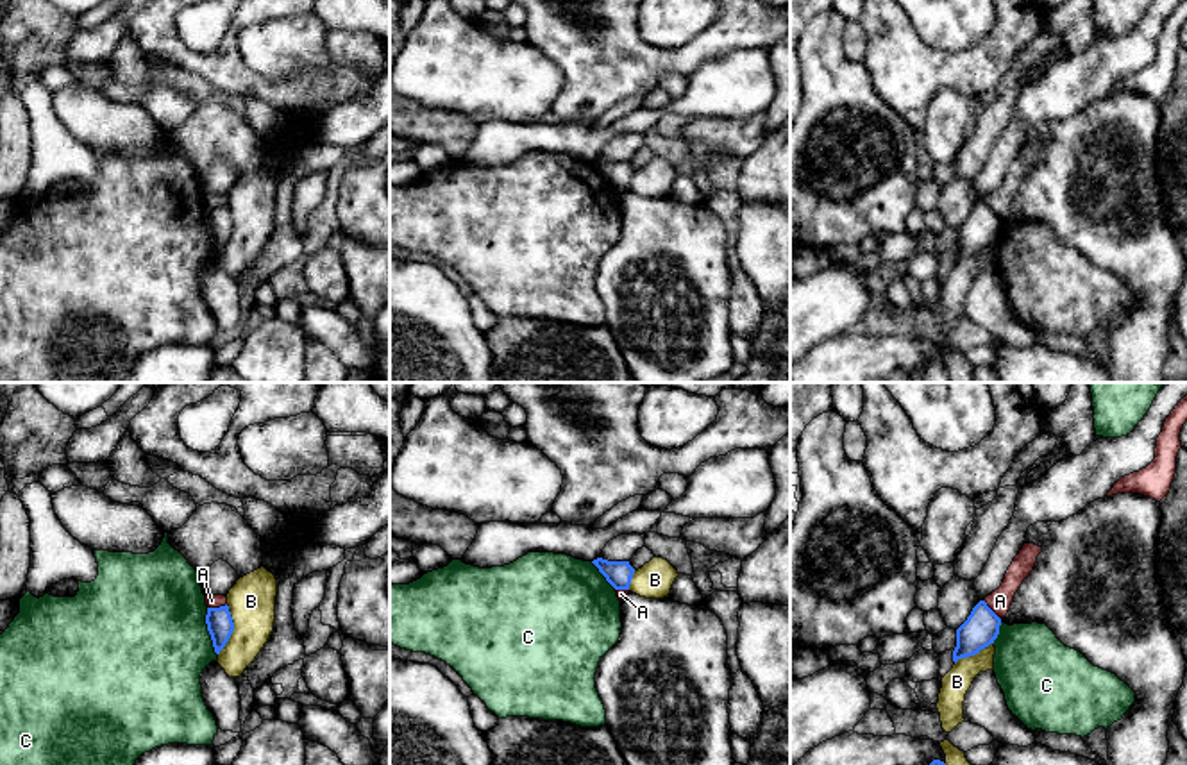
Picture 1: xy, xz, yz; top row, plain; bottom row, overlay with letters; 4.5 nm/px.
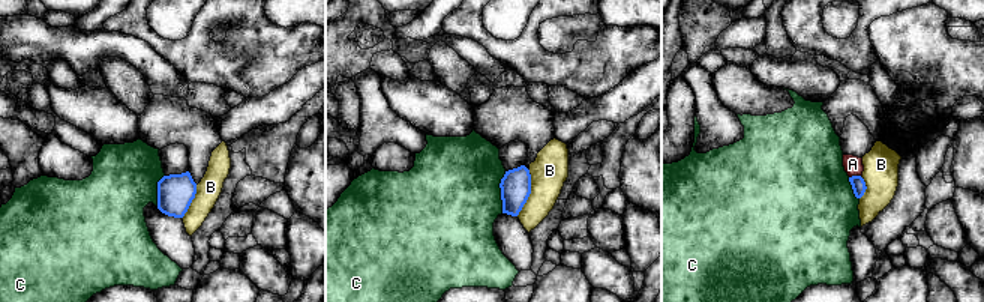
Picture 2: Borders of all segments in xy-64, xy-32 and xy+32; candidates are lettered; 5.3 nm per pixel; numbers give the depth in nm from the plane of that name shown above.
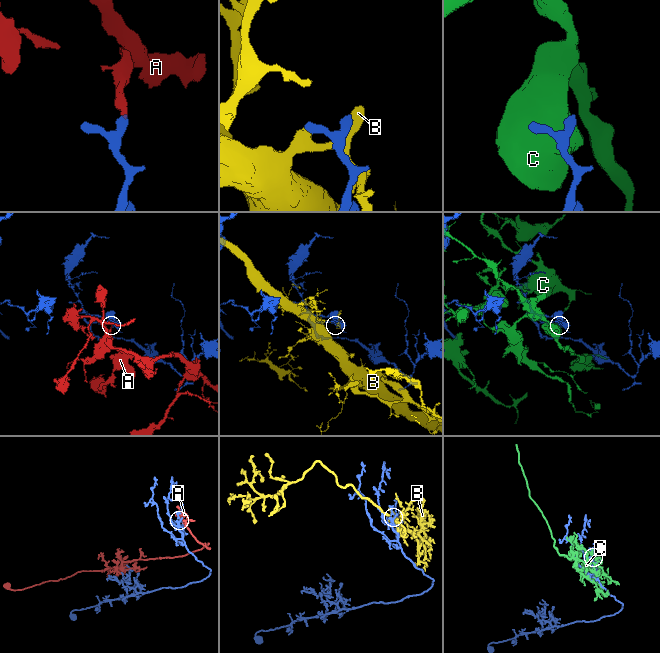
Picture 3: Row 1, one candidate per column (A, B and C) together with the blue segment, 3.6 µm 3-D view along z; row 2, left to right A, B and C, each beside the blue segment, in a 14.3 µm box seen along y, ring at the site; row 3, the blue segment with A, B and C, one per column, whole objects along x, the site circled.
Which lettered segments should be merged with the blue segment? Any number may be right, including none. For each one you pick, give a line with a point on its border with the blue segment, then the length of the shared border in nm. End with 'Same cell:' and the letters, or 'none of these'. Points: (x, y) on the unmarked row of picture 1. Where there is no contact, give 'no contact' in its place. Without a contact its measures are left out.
Same cell: none of these

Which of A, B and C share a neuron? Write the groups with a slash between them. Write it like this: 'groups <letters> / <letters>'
groups A / B / C

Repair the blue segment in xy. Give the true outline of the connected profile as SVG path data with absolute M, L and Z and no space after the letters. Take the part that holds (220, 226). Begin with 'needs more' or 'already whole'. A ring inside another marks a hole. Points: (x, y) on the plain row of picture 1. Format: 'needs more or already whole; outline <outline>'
already whole; outline M225 204L220 207L207 207L206 223L213 240L215 252L220 254L234 231L229 206Z

